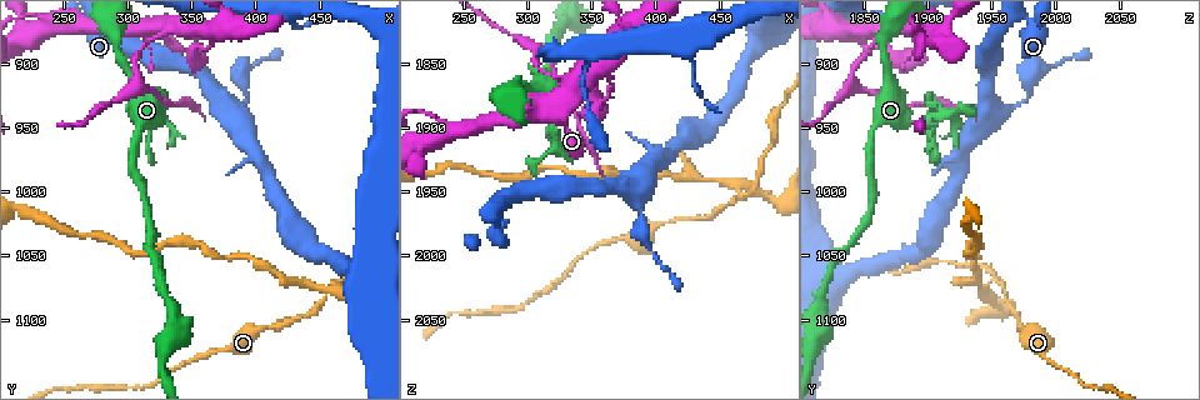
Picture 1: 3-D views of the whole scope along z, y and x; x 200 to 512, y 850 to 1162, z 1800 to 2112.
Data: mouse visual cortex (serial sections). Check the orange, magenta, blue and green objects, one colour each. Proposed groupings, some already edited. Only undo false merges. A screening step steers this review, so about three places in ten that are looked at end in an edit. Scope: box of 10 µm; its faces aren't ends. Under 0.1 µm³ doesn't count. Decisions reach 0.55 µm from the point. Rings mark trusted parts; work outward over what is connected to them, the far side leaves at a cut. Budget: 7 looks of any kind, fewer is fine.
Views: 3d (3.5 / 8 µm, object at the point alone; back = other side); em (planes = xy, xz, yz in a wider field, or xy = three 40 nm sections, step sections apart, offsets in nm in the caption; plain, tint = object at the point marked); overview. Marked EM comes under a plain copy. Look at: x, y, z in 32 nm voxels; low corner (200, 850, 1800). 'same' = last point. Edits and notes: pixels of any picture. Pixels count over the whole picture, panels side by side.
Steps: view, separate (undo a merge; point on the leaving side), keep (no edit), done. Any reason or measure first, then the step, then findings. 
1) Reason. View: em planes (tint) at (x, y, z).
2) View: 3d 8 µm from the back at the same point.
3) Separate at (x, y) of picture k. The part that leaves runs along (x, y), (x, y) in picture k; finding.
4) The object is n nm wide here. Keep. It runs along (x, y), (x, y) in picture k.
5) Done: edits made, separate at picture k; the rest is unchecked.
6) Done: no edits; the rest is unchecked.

Thin neck. View: 3d 8 µm at (320, 942, 1902).

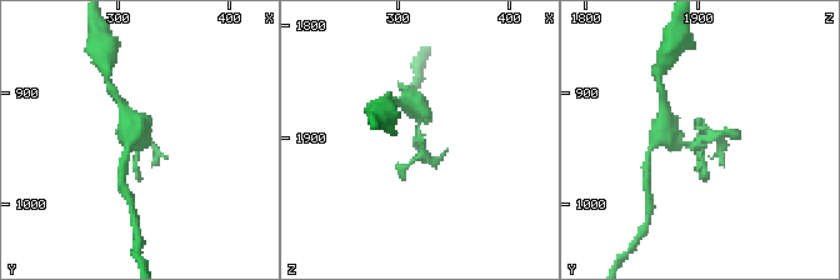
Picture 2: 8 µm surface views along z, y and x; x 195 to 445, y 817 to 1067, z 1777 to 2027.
Now the EM. View: em xy step 1 (tint) at the same point.

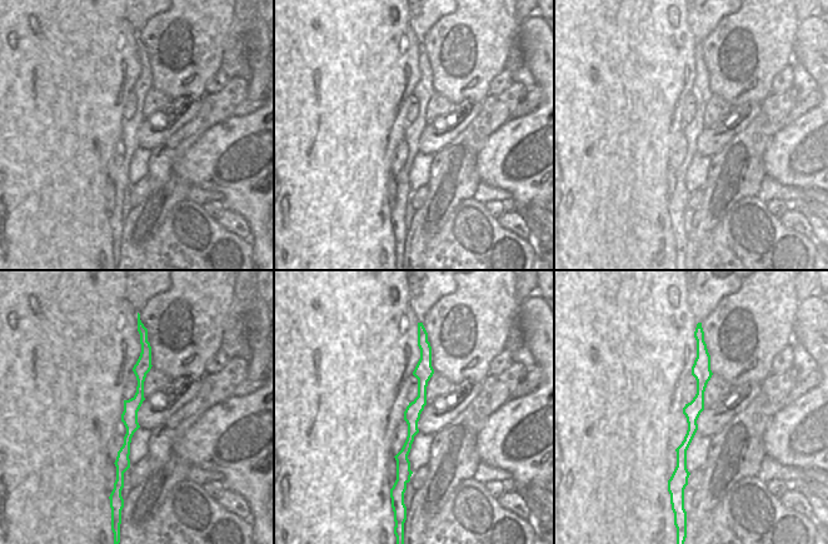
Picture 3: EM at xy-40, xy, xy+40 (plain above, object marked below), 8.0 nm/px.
The object is 130 nm wide here. Keep. It runs along (414, 104), (424, 158), (435, 161) in picture 2; continuous, no second cell.

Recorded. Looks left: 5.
Thick turns thin. View: em xy step 5 (tint) at (312, 890, 1858).

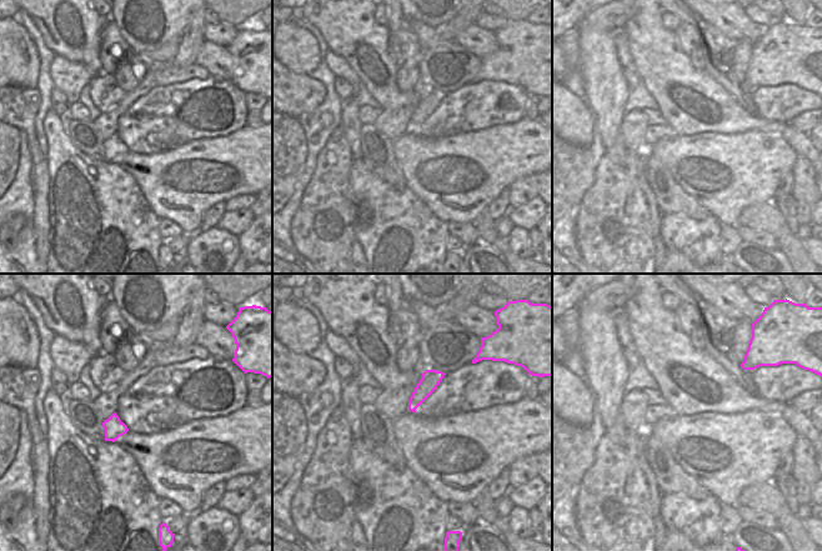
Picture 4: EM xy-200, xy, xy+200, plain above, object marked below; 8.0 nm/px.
View: 3d 3.5 µm at the same point.

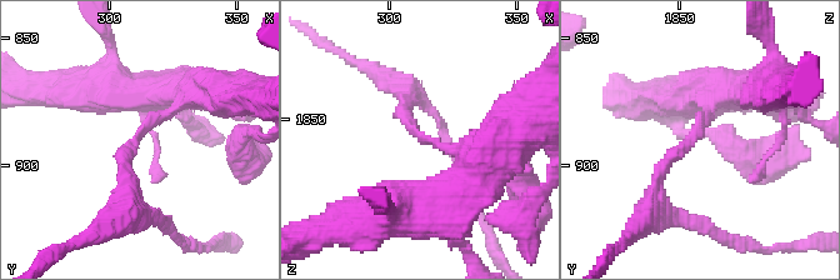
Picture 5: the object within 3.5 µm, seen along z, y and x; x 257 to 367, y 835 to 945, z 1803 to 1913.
Separate at (410, 125) of picture 5. The part that leaves runs along (441, 146), (408, 124), (408, 91) in picture 5; two cells meet here.

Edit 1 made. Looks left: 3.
Sharp bend. View: 3d 8 µm at (466, 1072, 1948).

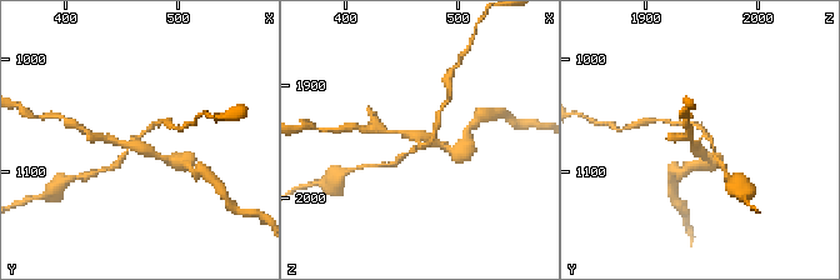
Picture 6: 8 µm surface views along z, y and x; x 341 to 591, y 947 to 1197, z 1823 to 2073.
View: 3d 3.5 µm at the same point.

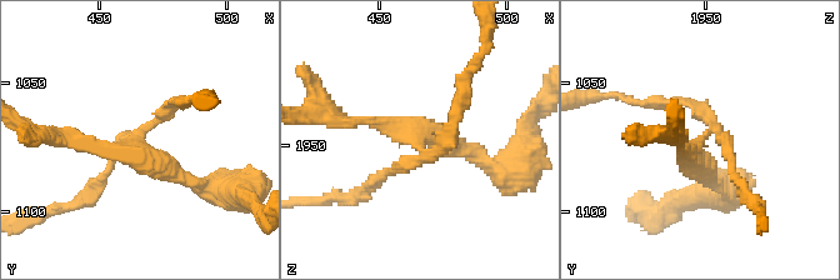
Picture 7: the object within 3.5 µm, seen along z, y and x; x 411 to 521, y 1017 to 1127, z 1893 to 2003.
4 arms meet here; the arms are 150, 150, 150, 200 nm wide. View: em xy step 3 (tint) at (464, 1070, 1949).

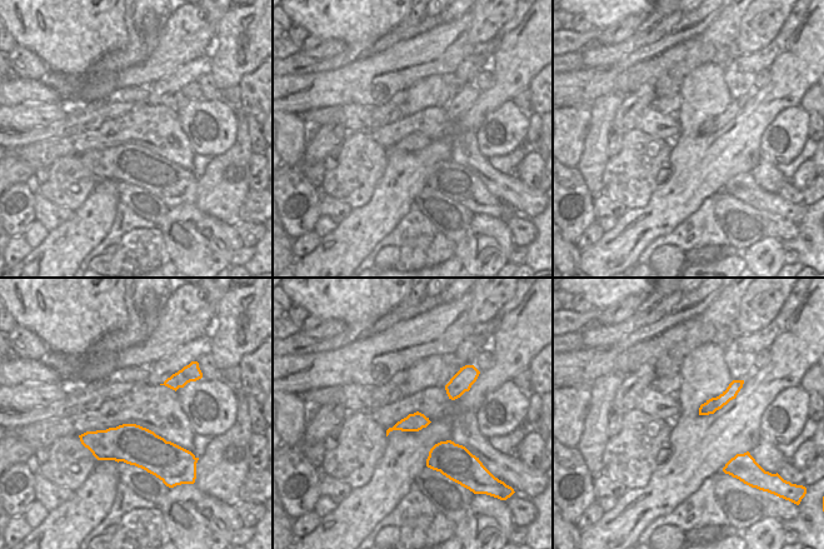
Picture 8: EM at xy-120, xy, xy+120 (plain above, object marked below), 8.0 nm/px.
Separate at (139, 155) of picture 7. The part that leaves runs along (140, 130), (125, 149), (40, 134) in picture 7; a second cell is stuck on.

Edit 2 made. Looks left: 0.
Done: edits made, separate at picture 5, separate at picture 7; the rest is unchecked.

